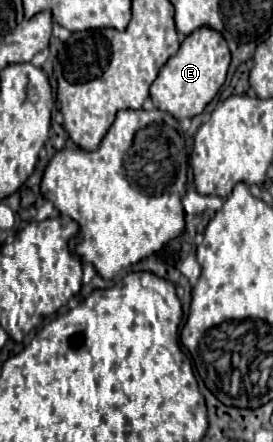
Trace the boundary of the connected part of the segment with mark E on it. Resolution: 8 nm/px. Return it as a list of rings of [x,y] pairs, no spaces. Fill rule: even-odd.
[[[210,28],[196,30],[194,34],[184,38],[178,54],[164,64],[164,68],[160,70],[158,78],[150,88],[150,98],[158,110],[174,116],[176,120],[194,118],[218,94],[220,86],[226,80],[228,66],[230,66],[230,52],[226,40],[216,30]]]

